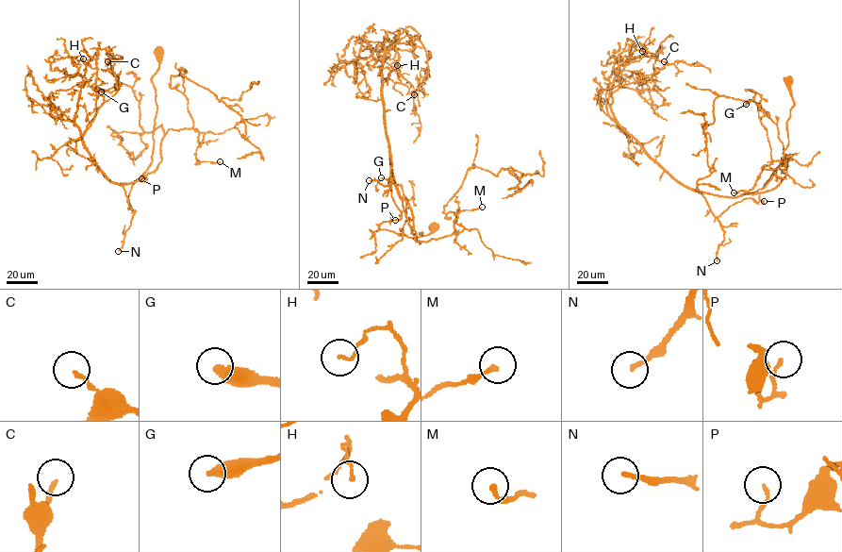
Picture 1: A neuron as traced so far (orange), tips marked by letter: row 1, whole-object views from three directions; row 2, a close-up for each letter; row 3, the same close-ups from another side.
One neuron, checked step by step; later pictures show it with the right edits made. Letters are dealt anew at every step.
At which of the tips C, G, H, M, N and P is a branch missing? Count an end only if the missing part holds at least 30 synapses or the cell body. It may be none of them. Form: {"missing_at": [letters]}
{"missing_at": ["G", "N"]}

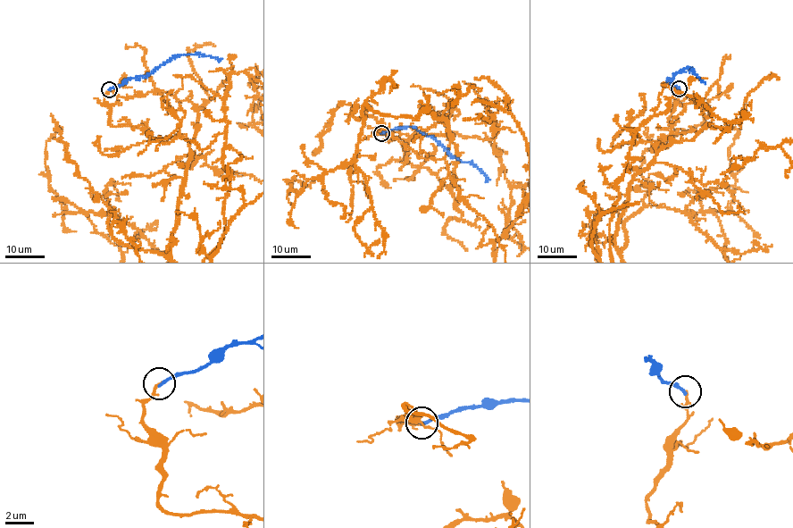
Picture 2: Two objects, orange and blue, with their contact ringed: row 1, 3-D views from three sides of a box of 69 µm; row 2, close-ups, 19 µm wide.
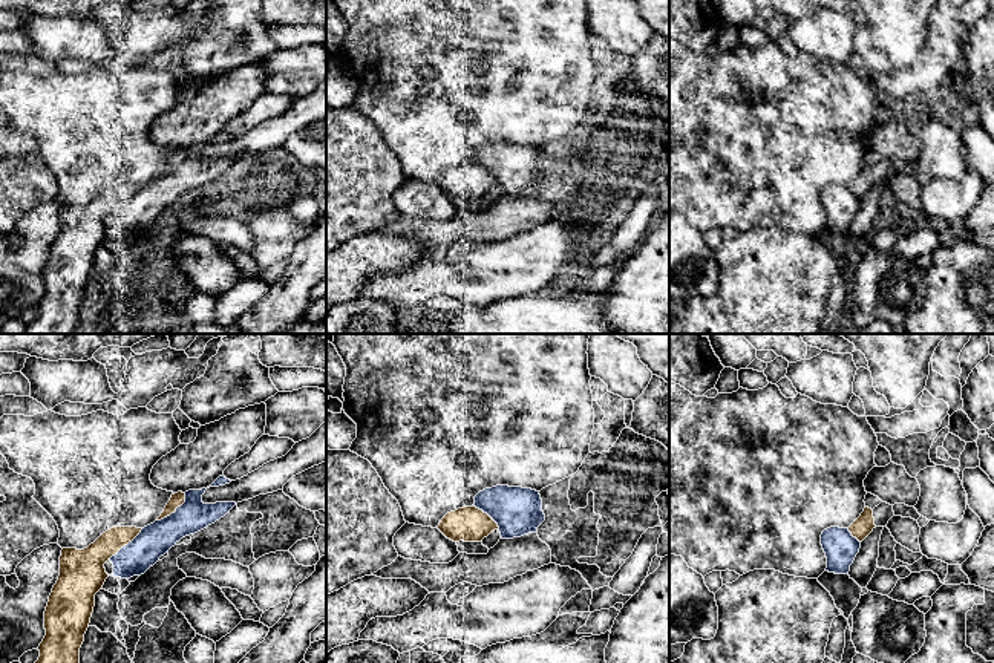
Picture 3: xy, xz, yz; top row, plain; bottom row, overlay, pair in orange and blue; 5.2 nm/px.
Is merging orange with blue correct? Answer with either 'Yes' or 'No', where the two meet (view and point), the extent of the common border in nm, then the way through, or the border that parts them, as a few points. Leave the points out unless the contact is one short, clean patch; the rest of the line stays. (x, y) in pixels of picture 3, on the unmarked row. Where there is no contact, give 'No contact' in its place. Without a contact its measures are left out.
No. Touches orange at xy (173, 169). Shared border 220 nm

